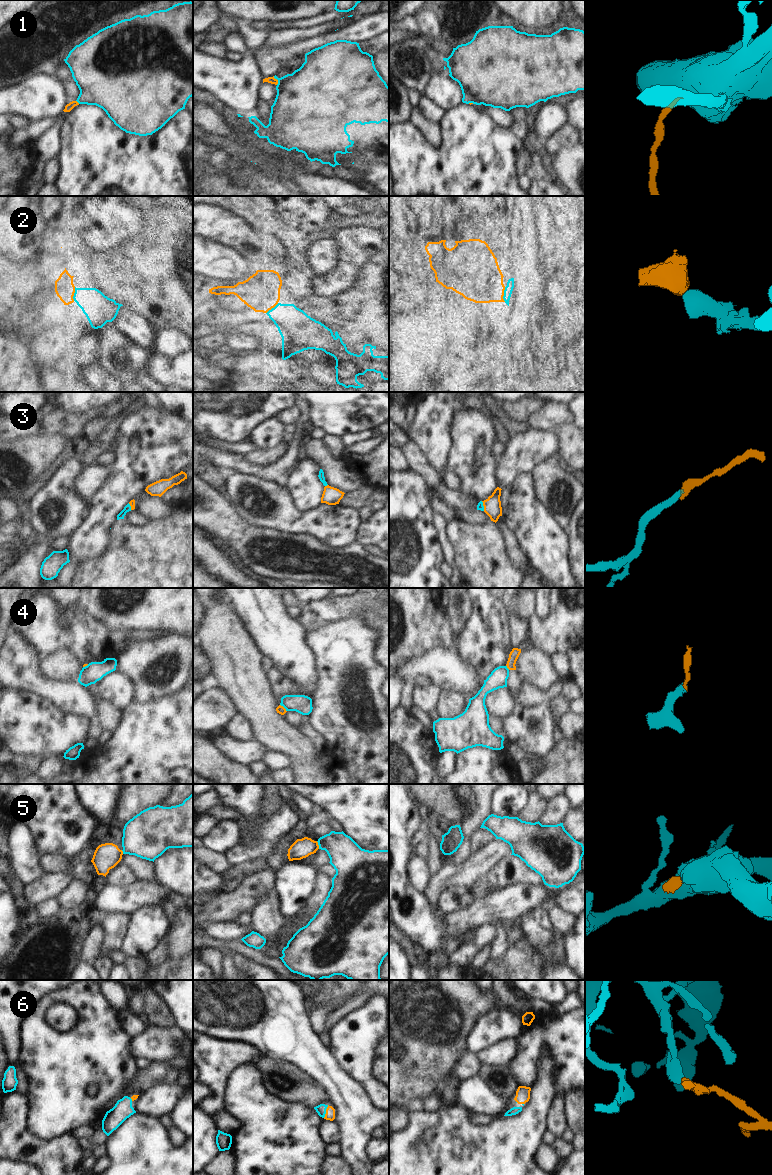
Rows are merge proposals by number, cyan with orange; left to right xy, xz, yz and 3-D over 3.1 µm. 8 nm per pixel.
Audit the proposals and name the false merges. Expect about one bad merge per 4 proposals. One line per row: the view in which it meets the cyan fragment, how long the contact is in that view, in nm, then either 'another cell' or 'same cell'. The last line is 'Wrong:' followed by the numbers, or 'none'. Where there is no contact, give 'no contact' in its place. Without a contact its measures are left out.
1: xz | 80 nm | same cell
2: yz | 120 nm | same cell
3: xz | 30 nm | same cell
4: xz | 80 nm | another cell
5: xz | 70 nm | another cell
6: xz | 110 nm | same cell
Wrong: 4, 5

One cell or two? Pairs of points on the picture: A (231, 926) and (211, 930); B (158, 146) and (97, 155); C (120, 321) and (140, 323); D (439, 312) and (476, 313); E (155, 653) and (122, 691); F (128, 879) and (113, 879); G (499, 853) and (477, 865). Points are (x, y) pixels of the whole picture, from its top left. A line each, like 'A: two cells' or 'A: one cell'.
A: one cell
B: one cell
C: one cell
D: two cells
E: two cells
F: one cell
G: one cell

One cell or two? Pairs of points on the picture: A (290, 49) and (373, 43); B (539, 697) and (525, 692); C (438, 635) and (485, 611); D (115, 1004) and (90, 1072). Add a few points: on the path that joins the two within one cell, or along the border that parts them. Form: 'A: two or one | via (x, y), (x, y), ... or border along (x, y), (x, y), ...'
A: two | border along (378, 34), (359, 43)
B: one | via (536, 696), (528, 693)
C: two | border along (455, 636), (452, 648)
D: two | border along (99, 990), (103, 998), (116, 1012)

